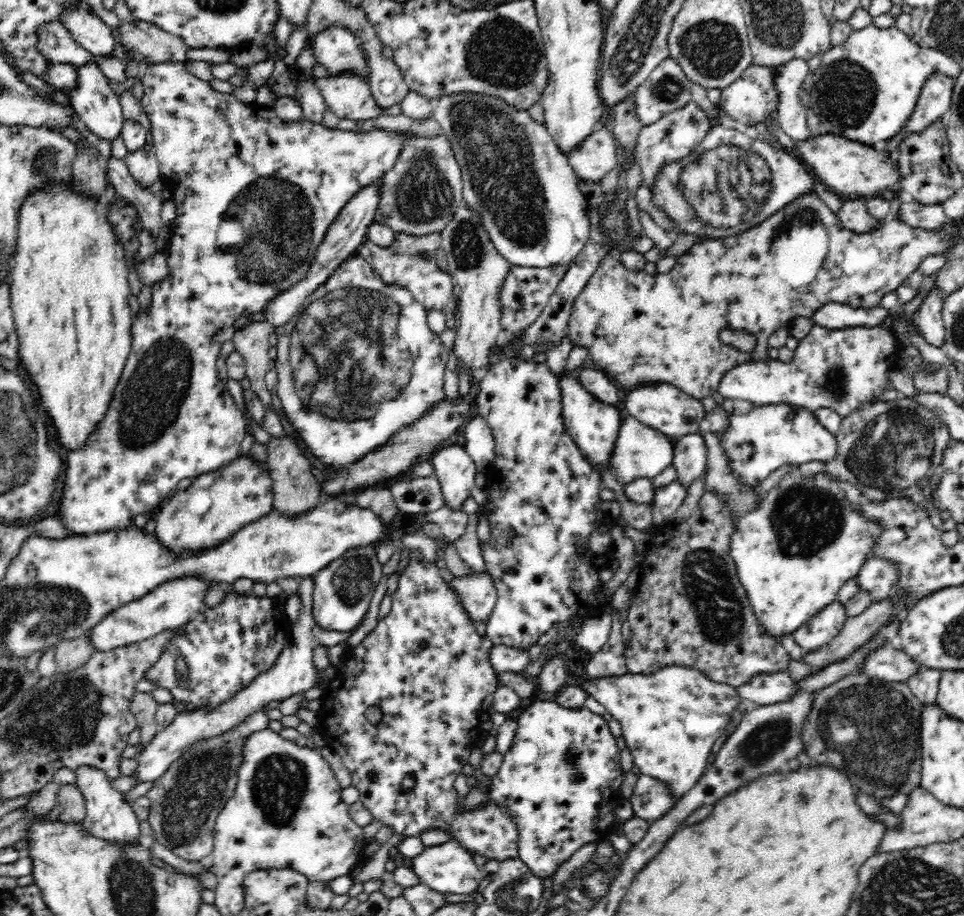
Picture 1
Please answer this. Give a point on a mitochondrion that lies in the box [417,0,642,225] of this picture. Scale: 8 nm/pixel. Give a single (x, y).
(503, 53)

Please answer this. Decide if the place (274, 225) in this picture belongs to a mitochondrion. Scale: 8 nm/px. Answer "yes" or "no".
yes

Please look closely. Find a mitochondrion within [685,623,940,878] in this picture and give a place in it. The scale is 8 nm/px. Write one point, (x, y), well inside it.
(875, 725)

